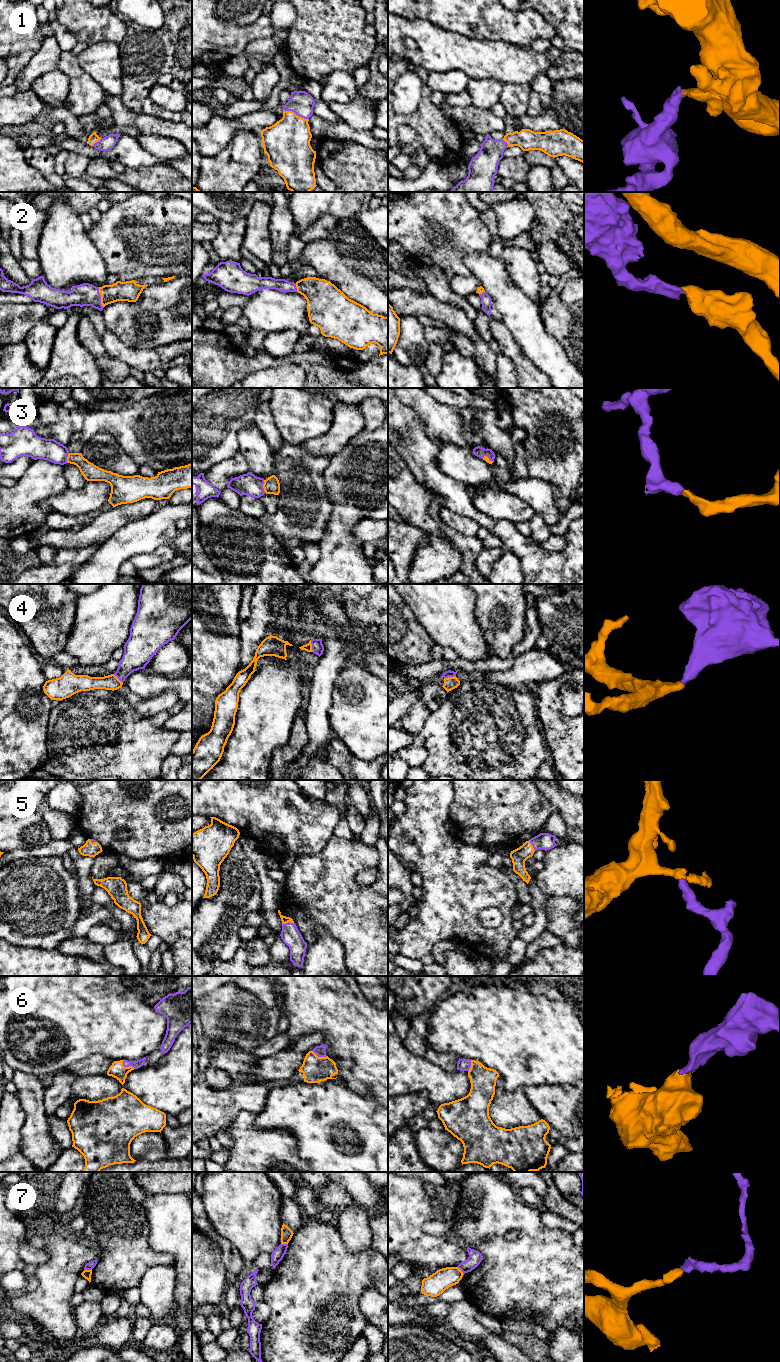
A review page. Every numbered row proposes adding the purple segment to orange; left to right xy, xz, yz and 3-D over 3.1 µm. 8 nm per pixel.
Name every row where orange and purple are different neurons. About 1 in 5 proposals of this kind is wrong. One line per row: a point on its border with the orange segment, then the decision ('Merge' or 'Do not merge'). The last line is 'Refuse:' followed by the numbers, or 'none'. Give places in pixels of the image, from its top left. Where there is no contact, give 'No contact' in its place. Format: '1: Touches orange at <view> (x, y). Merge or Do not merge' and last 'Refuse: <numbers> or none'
1: Touches orange at xz (295, 114). Merge
2: Touches orange at xy (101, 297). Merge
3: Touches orange at xz (263, 486). Merge
4: Touches orange at xz (311, 646). Merge
5: Touches orange at xz (287, 922). Merge
6: Touches orange at xy (127, 1067). Merge
7: Touches orange at xy (88, 1270). Do not merge
Refuse: 7

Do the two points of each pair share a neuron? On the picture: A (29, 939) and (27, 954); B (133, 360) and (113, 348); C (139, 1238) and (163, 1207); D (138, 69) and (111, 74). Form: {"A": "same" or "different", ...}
{"A": "different", "B": "same", "C": "different", "D": "different"}

